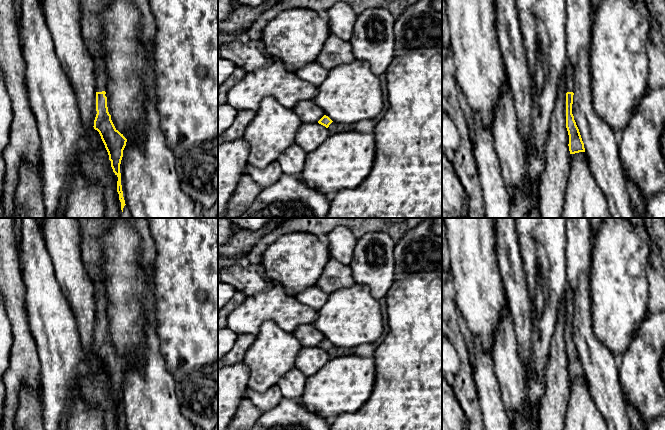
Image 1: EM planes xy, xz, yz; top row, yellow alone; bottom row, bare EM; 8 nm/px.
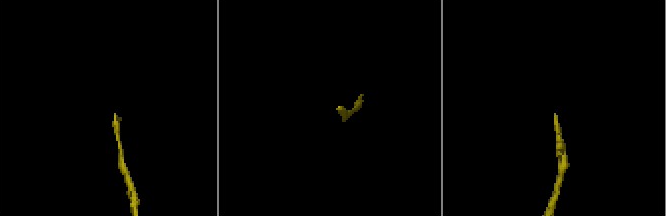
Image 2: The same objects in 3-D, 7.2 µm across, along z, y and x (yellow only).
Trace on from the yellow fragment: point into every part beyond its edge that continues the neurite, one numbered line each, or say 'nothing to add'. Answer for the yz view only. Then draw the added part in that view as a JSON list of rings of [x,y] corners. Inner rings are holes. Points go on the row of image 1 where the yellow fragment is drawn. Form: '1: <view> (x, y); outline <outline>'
1: yz (569, 72); outline [[[568,63],[568,65],[566,66],[565,69],[565,73],[566,73],[566,91],[567,92],[573,92],[574,89],[574,82],[573,82],[573,66]]]

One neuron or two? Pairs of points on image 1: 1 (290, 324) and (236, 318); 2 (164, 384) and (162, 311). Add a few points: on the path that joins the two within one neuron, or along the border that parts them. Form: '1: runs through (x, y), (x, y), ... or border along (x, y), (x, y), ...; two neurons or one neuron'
1: runs through (277, 314), (251, 314), (249, 316); one neuron
2: border along (159, 352), (164, 360), (167, 371), (174, 379); two neurons

